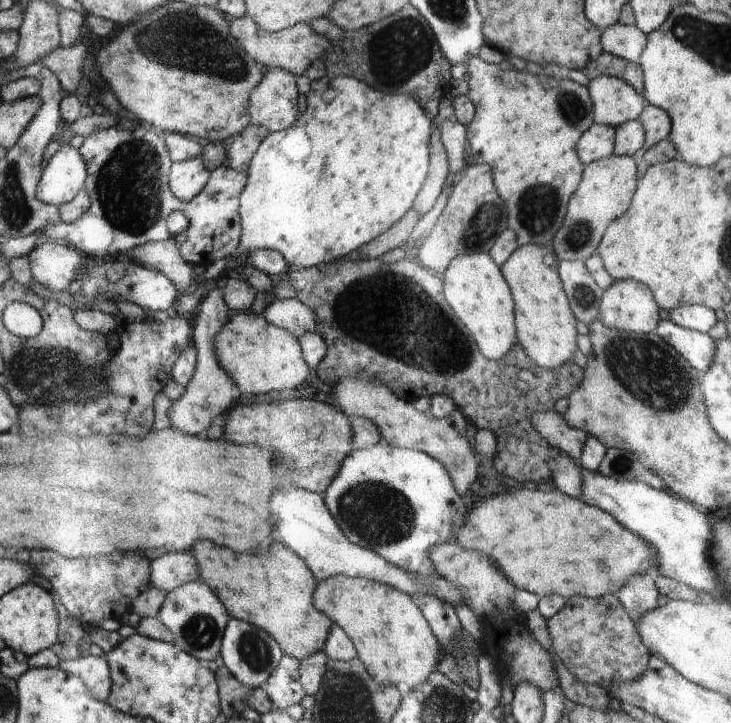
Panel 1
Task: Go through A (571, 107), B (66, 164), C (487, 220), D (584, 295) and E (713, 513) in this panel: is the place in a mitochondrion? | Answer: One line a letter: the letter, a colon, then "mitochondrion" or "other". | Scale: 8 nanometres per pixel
A: mitochondrion
B: other
C: mitochondrion
D: mitochondrion
E: other

